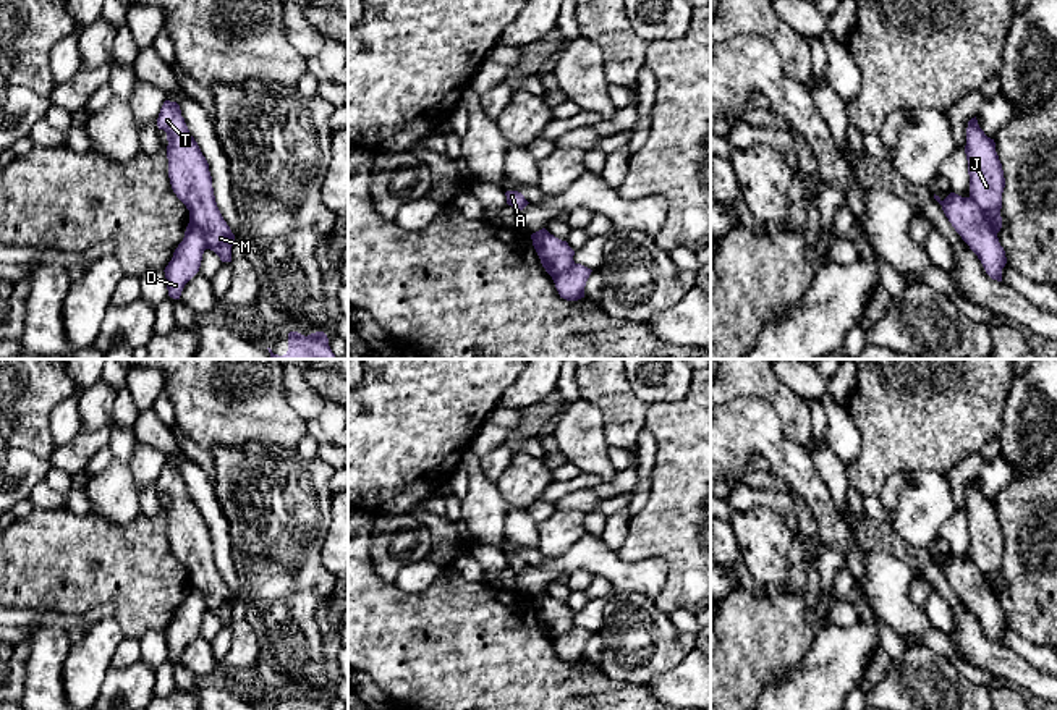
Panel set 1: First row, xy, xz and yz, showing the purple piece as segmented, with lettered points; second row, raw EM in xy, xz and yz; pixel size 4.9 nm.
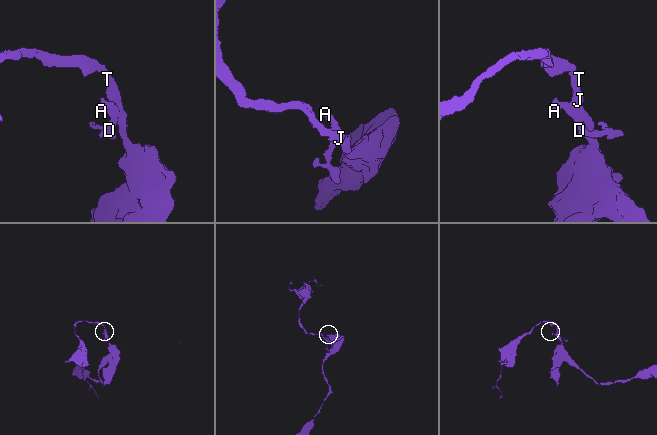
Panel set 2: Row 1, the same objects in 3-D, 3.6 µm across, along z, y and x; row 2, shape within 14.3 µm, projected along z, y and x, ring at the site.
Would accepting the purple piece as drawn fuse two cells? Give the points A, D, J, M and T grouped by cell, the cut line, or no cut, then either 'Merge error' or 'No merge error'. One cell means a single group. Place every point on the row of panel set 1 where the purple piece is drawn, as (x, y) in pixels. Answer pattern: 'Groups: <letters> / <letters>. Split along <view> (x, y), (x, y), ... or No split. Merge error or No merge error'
Groups: A D / J M T. Split along yz (970, 196), (996, 233). Merge error

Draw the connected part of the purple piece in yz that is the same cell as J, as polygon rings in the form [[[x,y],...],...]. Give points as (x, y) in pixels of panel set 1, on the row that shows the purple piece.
[[[976,116],[968,121],[965,154],[970,175],[970,197],[974,201],[991,228],[1002,228],[1002,192],[1005,178],[995,152],[994,139],[979,128]]]

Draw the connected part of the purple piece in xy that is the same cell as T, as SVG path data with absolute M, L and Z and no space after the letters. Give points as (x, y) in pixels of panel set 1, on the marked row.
M163 102L157 126L167 133L168 178L173 192L189 210L189 222L204 233L207 249L222 262L231 262L235 235L217 207L209 163L176 102Z

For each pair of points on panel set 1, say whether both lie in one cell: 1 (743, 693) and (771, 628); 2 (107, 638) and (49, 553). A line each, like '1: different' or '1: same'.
1: same
2: different

